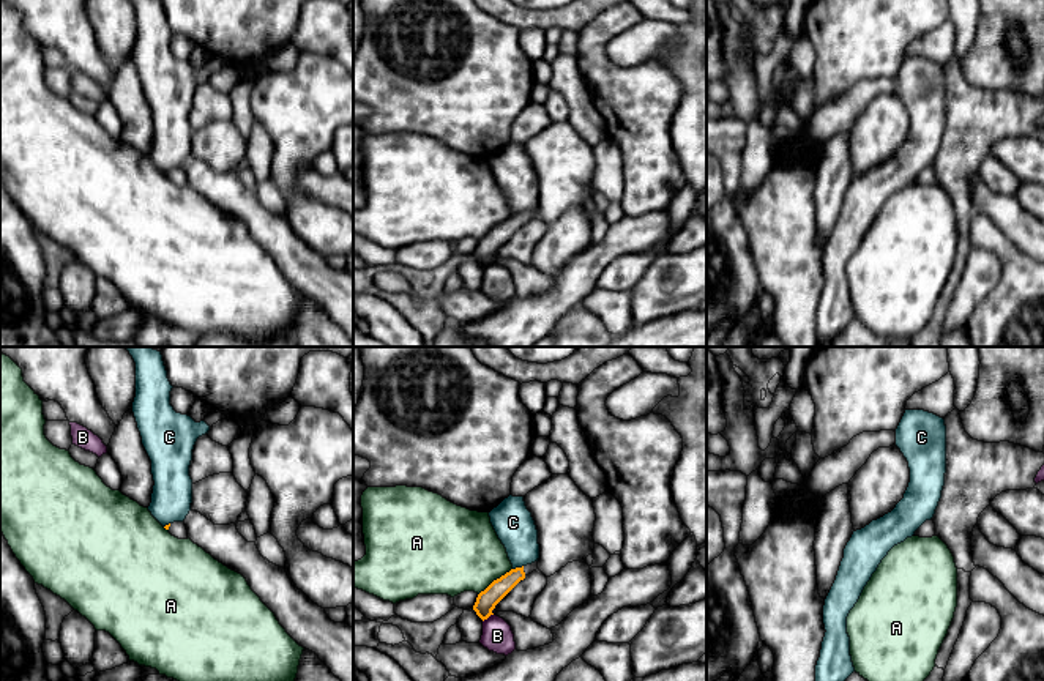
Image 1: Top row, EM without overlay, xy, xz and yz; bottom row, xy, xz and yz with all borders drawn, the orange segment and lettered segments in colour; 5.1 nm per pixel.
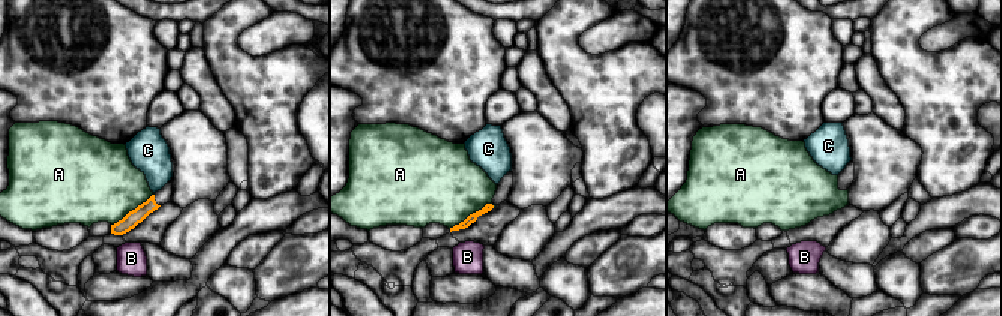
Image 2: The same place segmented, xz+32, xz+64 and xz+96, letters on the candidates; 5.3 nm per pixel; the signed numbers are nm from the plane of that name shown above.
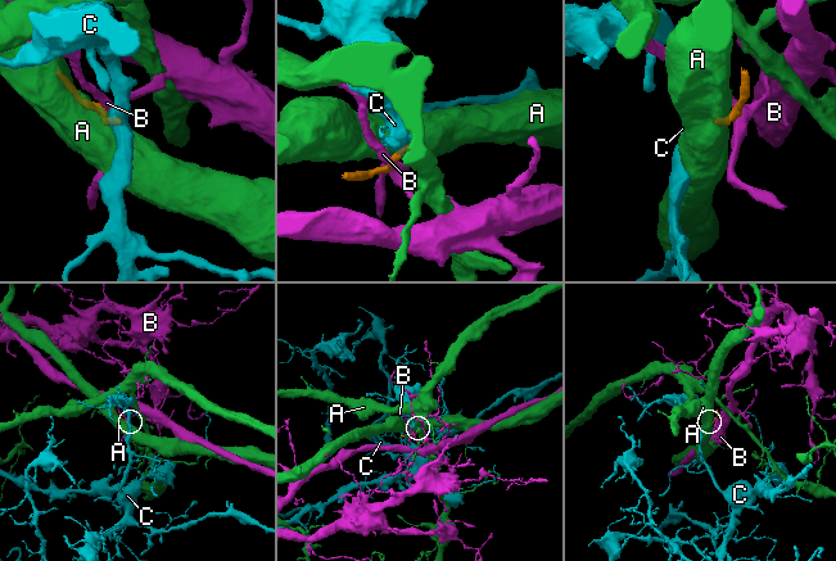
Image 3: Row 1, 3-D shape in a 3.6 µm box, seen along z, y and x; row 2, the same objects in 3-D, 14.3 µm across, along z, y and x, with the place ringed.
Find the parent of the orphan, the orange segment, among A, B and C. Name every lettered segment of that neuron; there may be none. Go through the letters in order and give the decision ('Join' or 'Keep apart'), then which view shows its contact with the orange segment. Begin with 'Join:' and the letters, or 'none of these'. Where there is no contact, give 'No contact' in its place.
Join: none of these
A: Keep apart. Touches orange in xz
B: Keep apart. Touches orange in xz
C: Keep apart. Touches orange in xz

